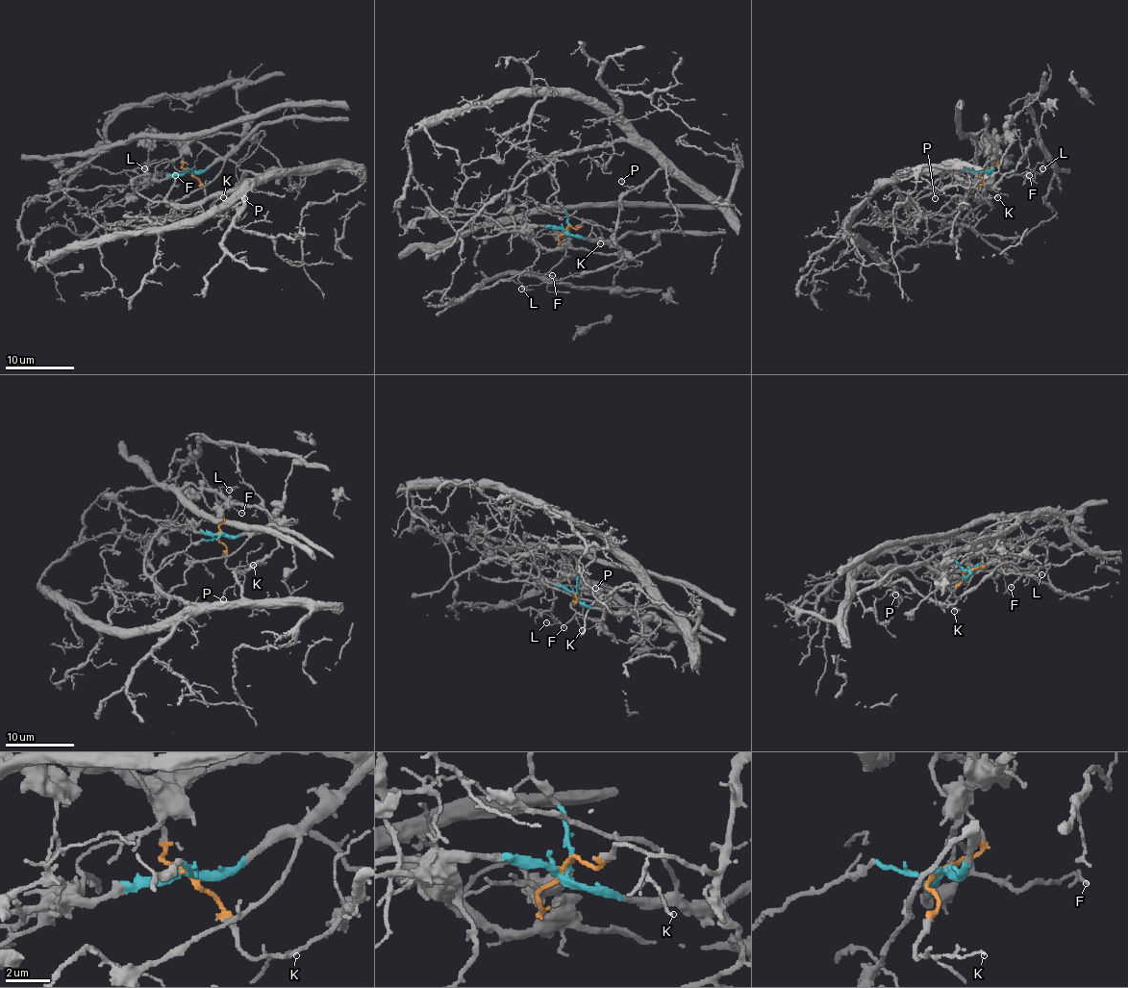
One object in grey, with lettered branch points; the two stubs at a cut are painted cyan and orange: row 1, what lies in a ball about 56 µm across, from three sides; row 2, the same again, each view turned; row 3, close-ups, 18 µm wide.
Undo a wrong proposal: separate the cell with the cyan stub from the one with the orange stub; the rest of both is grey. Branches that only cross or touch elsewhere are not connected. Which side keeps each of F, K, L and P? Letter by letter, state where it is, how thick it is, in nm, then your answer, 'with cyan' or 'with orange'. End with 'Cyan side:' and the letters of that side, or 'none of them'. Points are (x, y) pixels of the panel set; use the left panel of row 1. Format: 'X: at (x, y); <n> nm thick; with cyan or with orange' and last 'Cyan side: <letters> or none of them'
F: at (175, 175); 100 nm thick; with cyan
K: at (223, 197); 90 nm thick; with orange
L: at (144, 168); 110 nm thick; with cyan
P: at (244, 198); 100 nm thick; with orange
Cyan side: F, L

